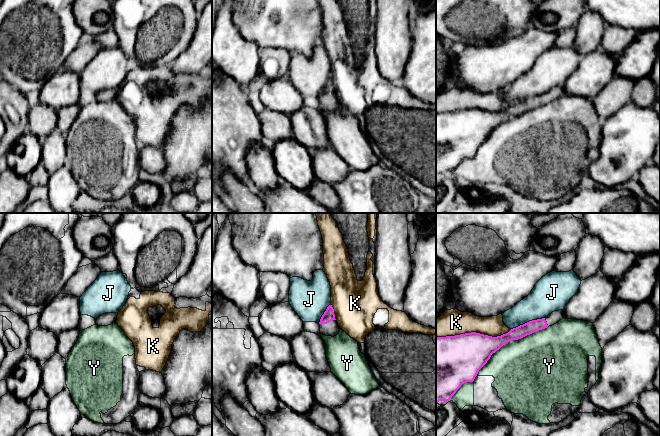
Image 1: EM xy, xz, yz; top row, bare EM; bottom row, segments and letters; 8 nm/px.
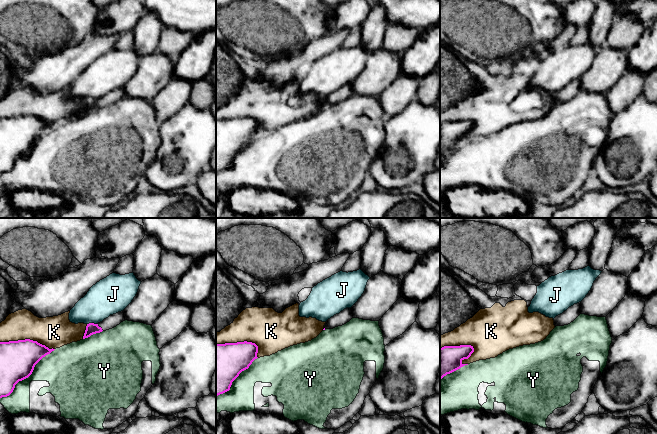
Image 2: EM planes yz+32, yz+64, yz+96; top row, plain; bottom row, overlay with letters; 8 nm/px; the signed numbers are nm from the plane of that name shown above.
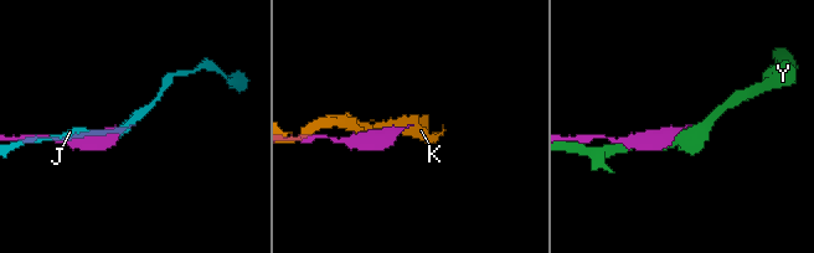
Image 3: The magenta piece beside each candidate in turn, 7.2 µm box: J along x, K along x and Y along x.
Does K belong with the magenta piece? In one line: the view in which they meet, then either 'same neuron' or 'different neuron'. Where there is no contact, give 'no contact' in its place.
yz | different neuron

